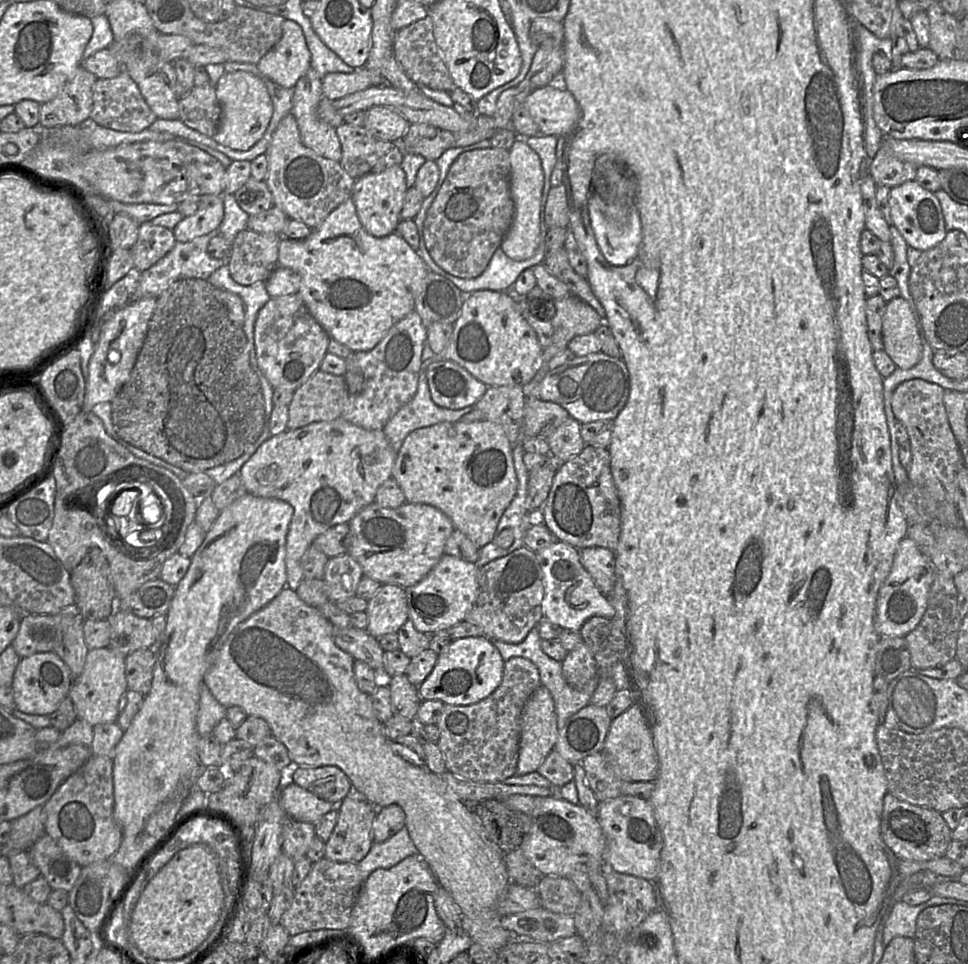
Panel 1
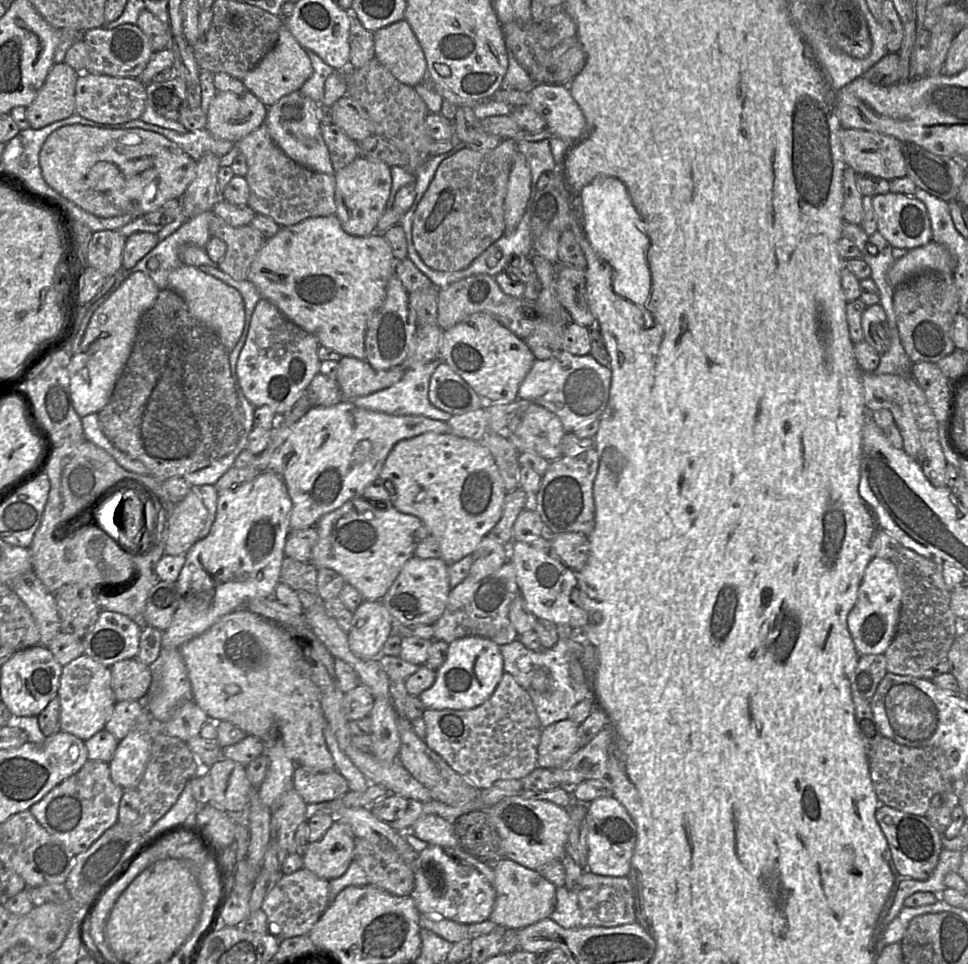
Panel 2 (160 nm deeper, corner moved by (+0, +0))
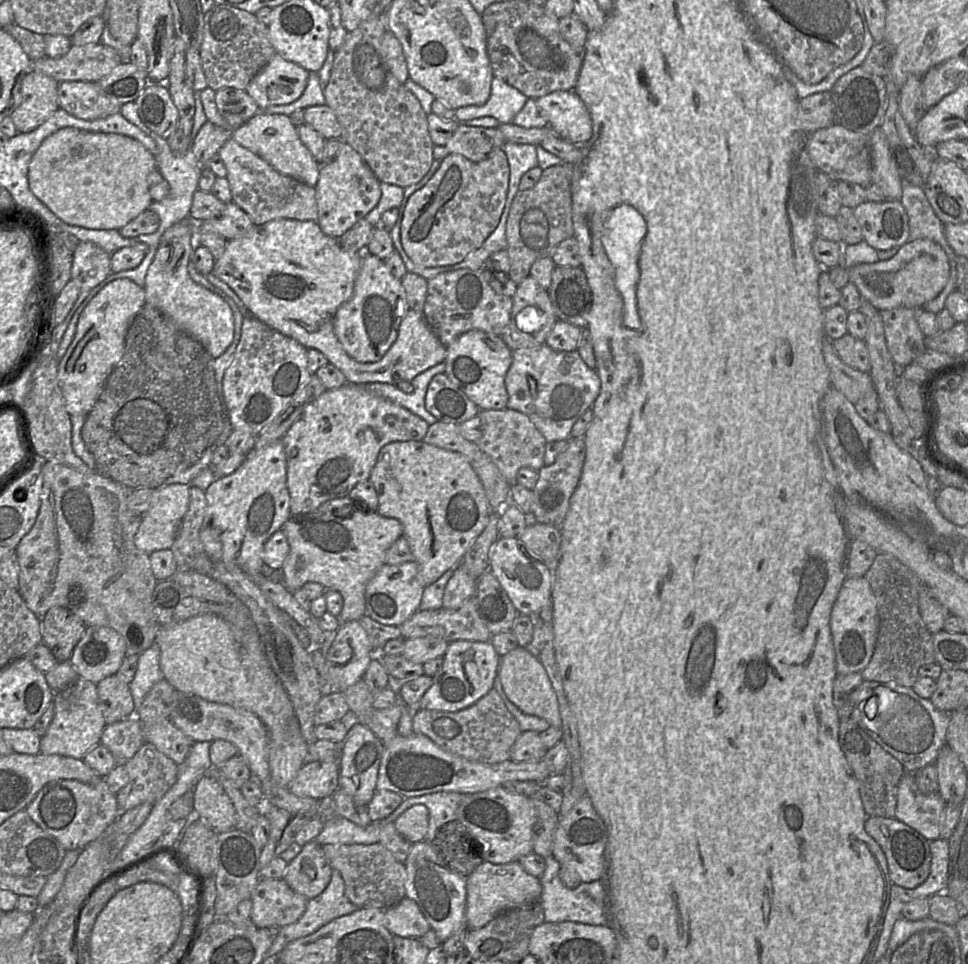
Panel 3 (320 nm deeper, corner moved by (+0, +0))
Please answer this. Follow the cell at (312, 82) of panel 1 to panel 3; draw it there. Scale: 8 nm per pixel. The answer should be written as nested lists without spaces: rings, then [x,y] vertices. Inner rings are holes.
[[[257,112],[250,120],[235,128],[231,138],[241,146],[260,156],[281,174],[314,187],[320,173],[320,163],[299,138],[297,126],[285,114]]]

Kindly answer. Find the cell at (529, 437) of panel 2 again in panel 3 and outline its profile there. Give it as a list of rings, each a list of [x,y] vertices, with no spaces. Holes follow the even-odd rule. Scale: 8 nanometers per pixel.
[[[504,408],[480,410],[477,416],[481,421],[482,436],[475,443],[490,457],[511,487],[516,483],[516,475],[520,468],[527,467],[539,471],[544,466],[547,442],[525,414]]]

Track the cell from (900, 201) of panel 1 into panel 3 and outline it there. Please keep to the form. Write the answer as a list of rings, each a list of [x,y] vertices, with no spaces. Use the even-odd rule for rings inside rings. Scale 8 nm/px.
[[[900,200],[865,201],[853,208],[863,241],[877,251],[909,241],[908,216]]]

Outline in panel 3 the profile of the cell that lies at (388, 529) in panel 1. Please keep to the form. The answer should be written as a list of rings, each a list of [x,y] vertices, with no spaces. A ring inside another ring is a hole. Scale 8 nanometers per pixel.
[[[348,496],[327,501],[310,513],[290,515],[281,530],[290,547],[281,567],[285,587],[295,592],[308,582],[317,582],[338,591],[343,597],[342,610],[336,616],[341,624],[366,615],[366,586],[385,565],[389,547],[403,536],[400,521],[368,510]]]

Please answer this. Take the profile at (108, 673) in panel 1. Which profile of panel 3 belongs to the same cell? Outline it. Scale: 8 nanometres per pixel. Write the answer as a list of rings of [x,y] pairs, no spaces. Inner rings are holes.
[[[78,677],[65,689],[55,693],[53,719],[40,740],[40,754],[82,759],[100,738],[106,723],[100,708],[96,684]]]

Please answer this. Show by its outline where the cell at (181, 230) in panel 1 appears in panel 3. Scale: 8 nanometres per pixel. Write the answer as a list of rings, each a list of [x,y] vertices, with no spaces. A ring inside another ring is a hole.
[[[206,121],[192,140],[191,151],[197,163],[203,168],[204,164],[215,154],[231,137],[233,130],[221,128],[211,121]]]

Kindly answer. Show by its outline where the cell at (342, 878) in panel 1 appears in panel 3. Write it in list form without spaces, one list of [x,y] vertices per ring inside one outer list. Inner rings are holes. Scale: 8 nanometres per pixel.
[[[260,879],[250,900],[251,922],[260,928],[286,926],[304,913],[308,899],[293,891],[283,879]]]

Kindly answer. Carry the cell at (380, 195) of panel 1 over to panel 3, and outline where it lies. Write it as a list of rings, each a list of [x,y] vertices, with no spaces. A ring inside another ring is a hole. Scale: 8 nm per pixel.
[[[341,143],[333,161],[321,164],[315,187],[318,208],[317,223],[322,232],[338,238],[378,204],[381,198],[381,182],[349,144]]]

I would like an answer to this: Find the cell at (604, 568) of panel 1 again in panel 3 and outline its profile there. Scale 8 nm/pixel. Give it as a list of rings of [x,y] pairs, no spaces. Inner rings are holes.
[[[536,522],[527,524],[524,531],[515,537],[522,544],[523,551],[532,559],[546,565],[554,565],[560,555],[561,532],[558,527]]]

